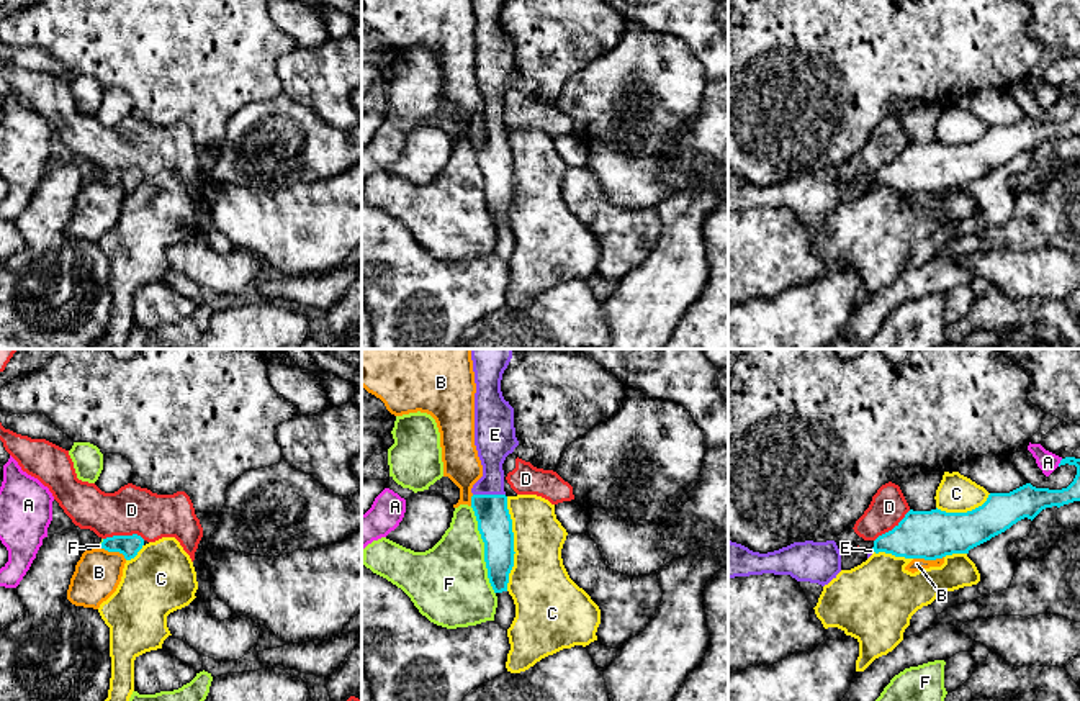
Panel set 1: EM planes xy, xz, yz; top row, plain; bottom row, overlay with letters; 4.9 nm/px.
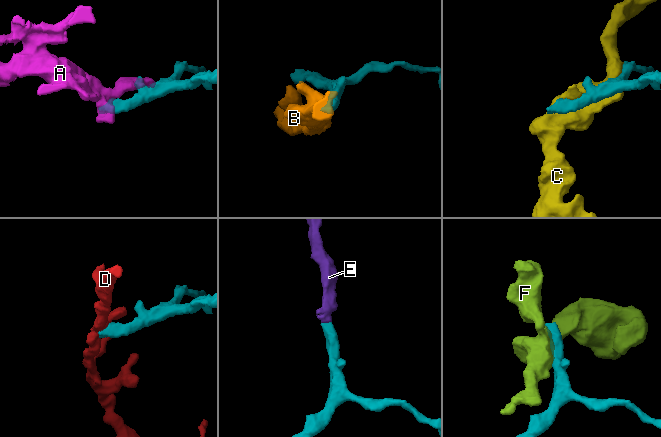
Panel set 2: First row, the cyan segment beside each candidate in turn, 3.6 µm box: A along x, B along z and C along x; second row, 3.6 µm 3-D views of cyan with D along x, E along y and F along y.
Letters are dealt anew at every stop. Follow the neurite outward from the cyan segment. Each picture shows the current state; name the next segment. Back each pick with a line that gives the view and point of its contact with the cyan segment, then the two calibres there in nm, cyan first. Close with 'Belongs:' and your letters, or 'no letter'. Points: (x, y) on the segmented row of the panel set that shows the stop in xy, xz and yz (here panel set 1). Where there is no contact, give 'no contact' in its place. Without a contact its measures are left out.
E: contact xz (490, 495); calibres 170 and 170 nm
Belongs: E

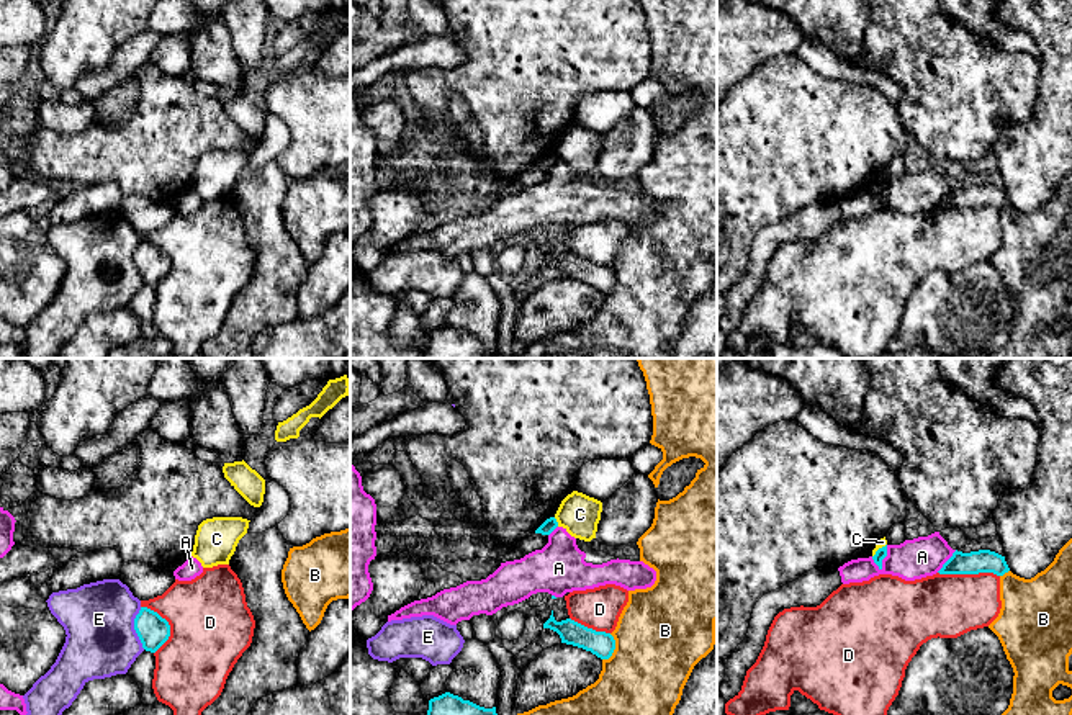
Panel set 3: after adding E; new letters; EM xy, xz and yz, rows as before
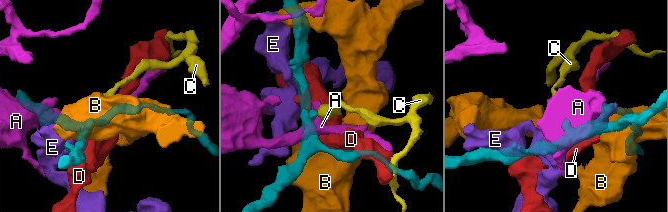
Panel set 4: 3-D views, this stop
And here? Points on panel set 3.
Belongs: no letter

